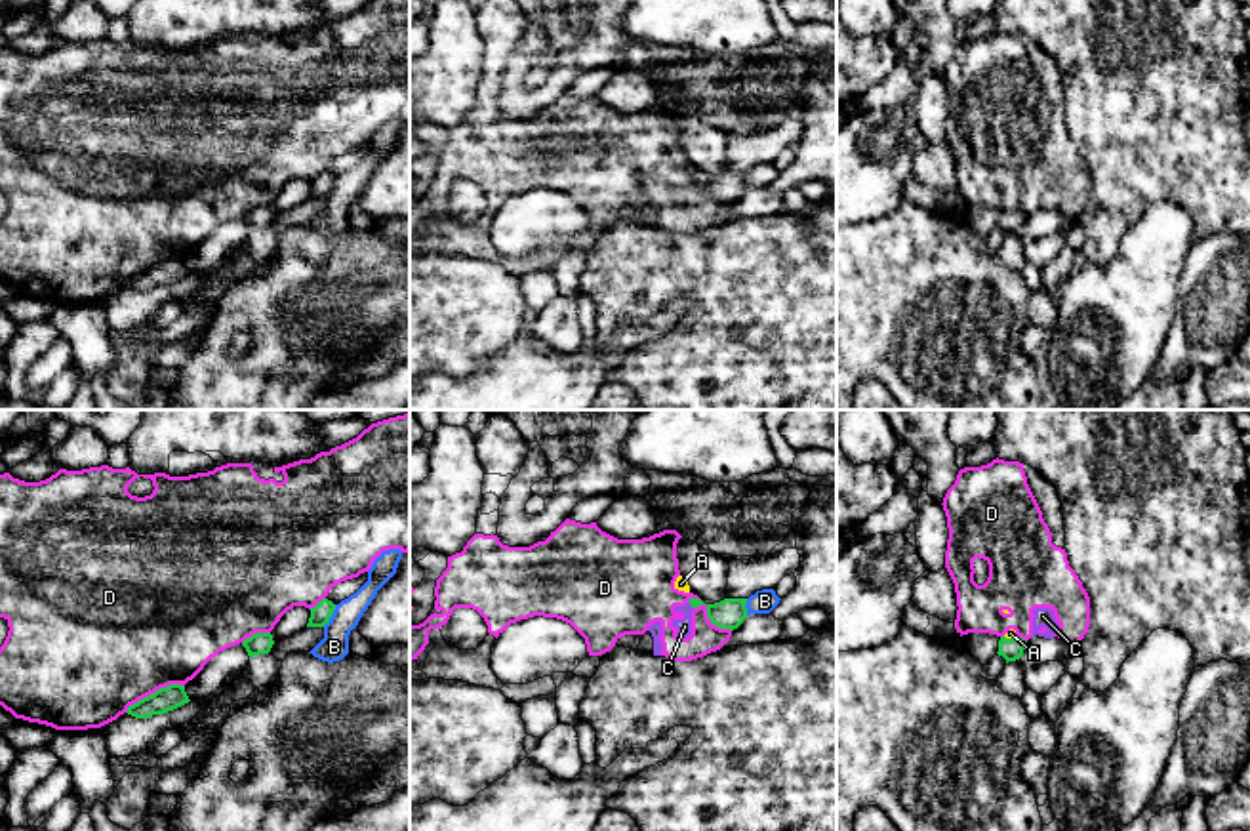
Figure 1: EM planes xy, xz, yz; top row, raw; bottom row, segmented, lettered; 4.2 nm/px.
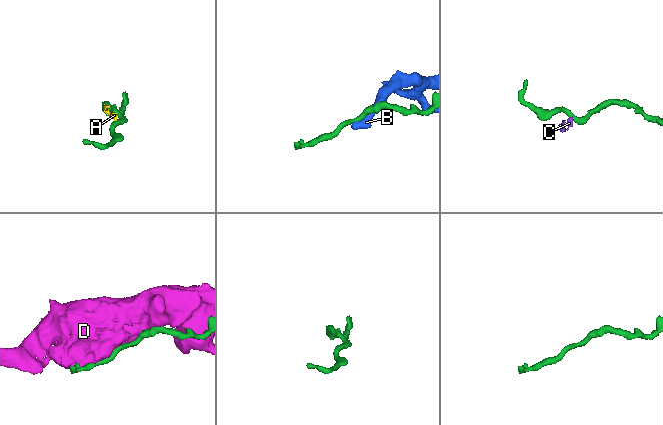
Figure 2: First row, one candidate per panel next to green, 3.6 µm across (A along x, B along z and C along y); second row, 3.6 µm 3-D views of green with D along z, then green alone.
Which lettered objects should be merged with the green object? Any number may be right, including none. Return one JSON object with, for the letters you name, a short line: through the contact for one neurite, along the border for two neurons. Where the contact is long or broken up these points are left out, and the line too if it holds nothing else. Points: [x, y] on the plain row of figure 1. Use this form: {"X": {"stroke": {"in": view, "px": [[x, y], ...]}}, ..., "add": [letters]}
{"add": []}

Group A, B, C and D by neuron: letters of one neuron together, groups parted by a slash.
A C D / B

